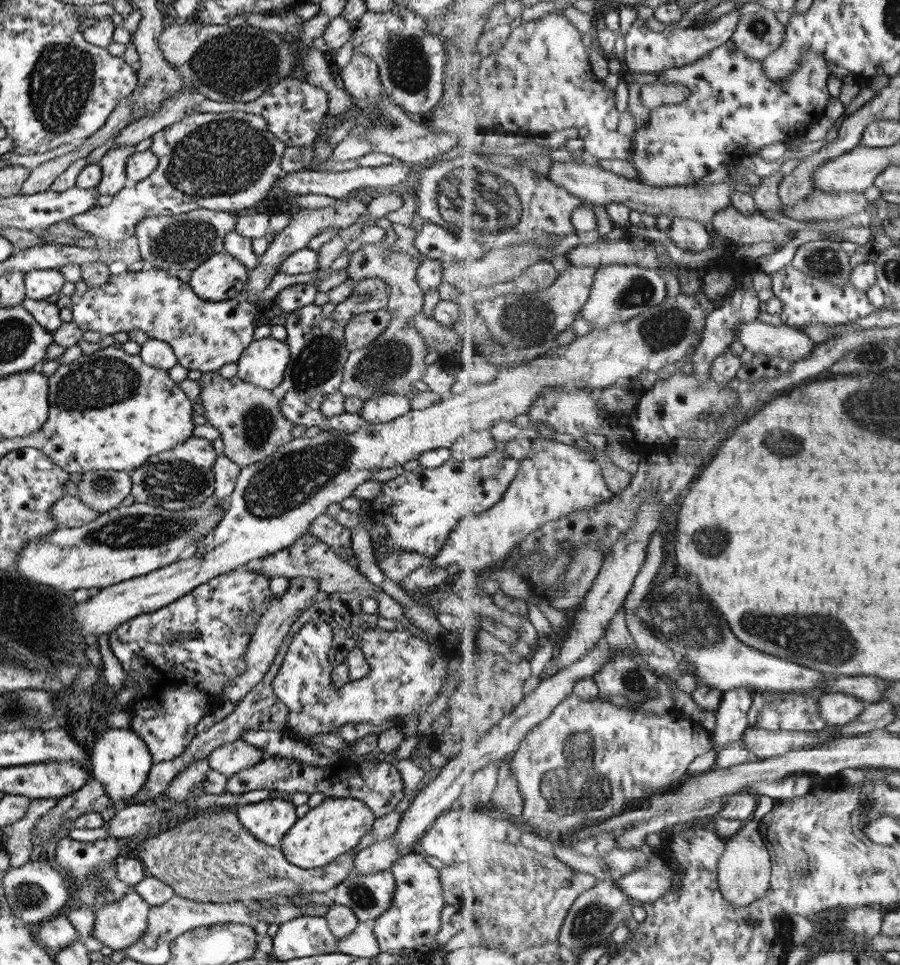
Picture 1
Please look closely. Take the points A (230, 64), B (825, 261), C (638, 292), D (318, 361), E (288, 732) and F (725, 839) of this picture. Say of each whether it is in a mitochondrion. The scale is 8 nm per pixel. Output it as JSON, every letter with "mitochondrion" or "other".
{"A":"mitochondrion","B":"mitochondrion","C":"mitochondrion","D":"mitochondrion","E":"other","F":"other"}

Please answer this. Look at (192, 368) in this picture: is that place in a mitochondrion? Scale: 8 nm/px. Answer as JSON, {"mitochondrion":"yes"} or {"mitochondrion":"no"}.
{"mitochondrion":"no"}

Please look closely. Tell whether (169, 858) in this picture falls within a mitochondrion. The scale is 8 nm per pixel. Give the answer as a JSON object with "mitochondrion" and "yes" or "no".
{"mitochondrion":"no"}

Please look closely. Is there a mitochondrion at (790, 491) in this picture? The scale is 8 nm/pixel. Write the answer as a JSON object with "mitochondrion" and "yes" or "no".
{"mitochondrion":"no"}

